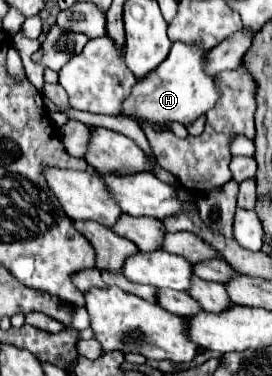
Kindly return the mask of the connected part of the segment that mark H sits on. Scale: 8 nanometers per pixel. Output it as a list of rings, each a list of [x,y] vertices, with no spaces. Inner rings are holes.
[[[174,42],[162,66],[136,82],[134,90],[122,106],[122,114],[134,118],[140,124],[152,124],[154,130],[170,130],[172,122],[180,122],[184,126],[192,124],[198,116],[206,114],[220,98],[214,78],[204,74],[204,60],[206,52],[202,48],[194,44]]]

